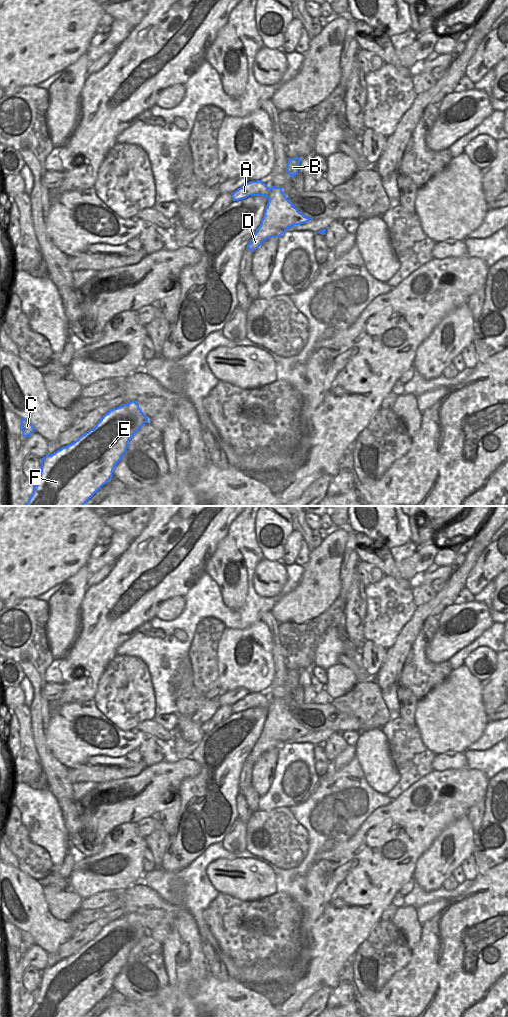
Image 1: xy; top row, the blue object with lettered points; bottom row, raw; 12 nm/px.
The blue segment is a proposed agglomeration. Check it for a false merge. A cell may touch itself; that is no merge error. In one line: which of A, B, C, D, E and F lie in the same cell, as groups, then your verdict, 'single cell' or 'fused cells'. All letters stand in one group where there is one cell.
groups A / B C D E F; fused cells

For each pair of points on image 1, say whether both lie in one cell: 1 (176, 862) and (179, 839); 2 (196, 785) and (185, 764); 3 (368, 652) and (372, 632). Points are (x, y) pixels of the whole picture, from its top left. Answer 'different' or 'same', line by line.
1: same
2: different
3: different

